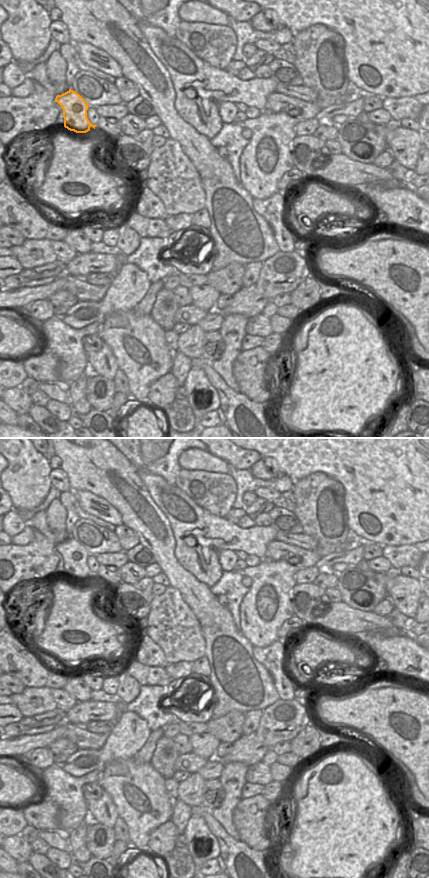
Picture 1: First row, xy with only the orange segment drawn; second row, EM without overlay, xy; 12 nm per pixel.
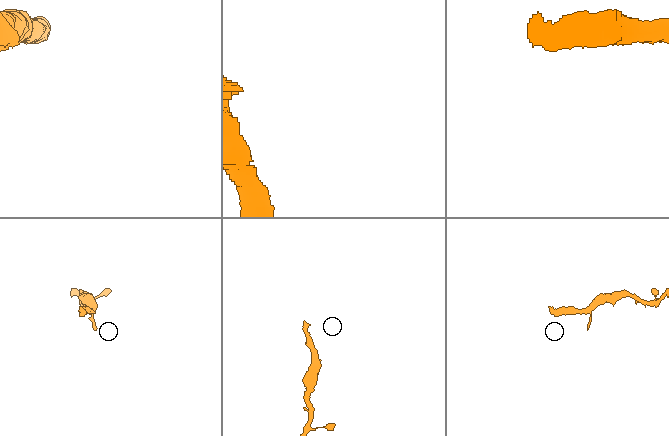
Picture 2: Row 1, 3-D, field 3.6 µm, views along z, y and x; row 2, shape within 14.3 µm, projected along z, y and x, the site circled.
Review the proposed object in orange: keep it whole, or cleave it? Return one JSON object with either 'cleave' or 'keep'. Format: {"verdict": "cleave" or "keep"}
{"verdict": "cleave"}

